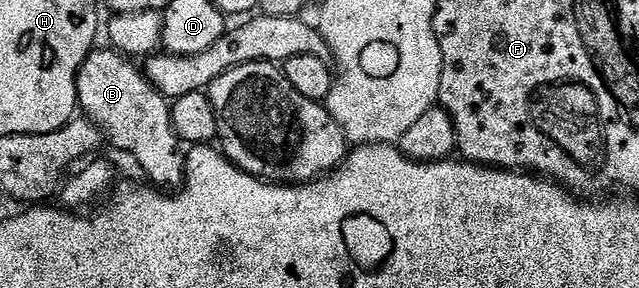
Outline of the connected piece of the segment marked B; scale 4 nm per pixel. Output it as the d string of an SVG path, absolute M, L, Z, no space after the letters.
M95 49L77 73L77 102L102 133L141 166L148 182L157 189L177 189L185 181L183 144L171 121L171 103L151 85L144 70L132 58L112 49Z

